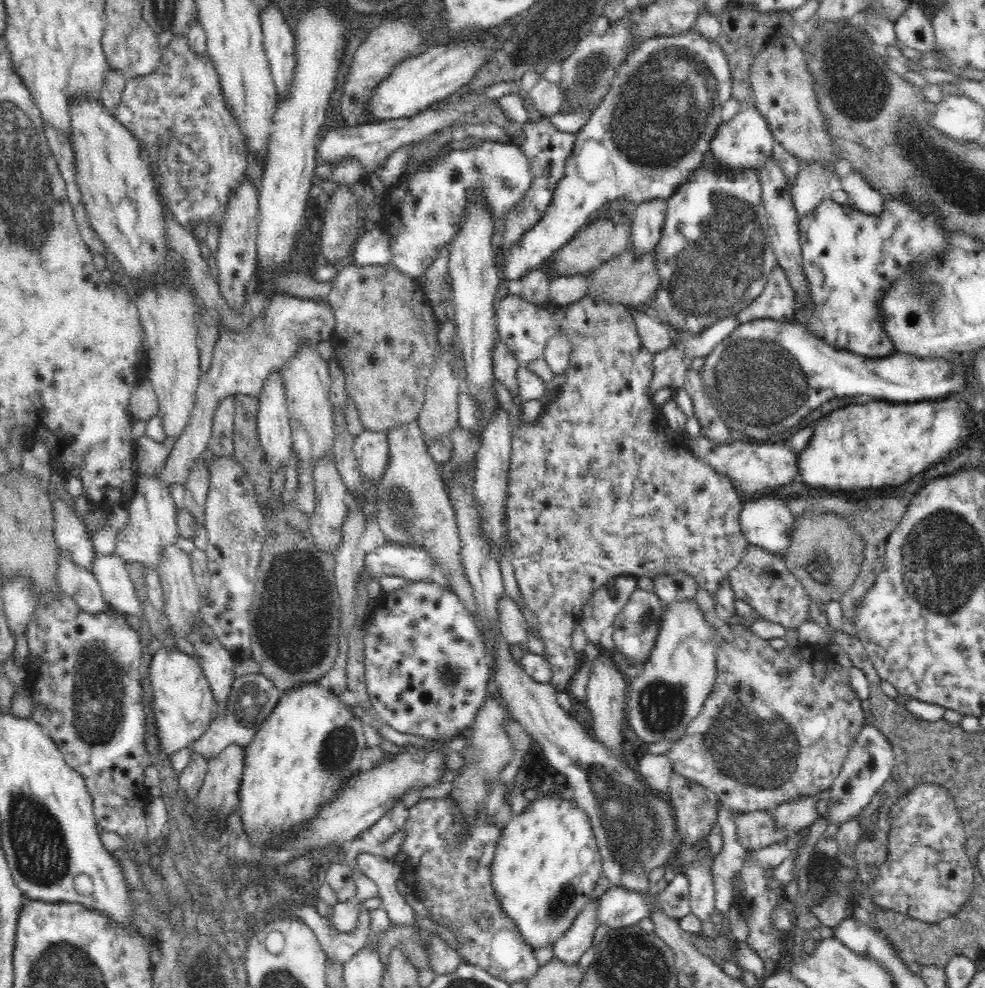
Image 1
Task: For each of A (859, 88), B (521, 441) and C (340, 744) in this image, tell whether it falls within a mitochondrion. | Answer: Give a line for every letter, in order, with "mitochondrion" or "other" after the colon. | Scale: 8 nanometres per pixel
A: mitochondrion
B: other
C: mitochondrion

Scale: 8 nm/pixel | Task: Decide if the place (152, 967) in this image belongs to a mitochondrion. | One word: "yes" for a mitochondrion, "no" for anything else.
no

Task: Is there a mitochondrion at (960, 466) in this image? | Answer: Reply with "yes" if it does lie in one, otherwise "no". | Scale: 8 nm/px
no

